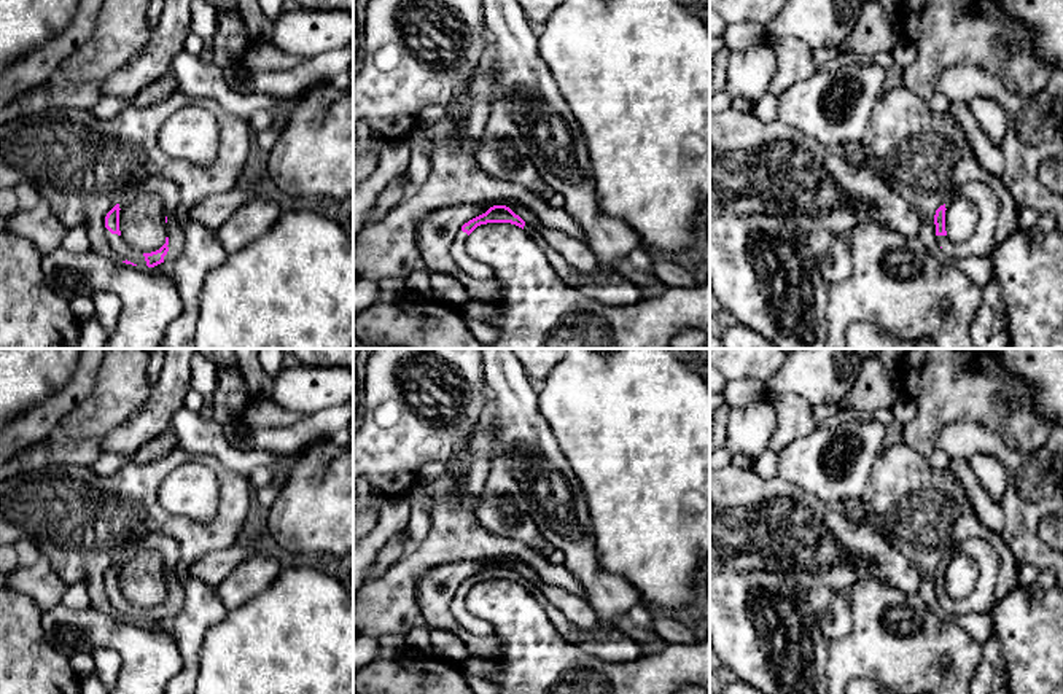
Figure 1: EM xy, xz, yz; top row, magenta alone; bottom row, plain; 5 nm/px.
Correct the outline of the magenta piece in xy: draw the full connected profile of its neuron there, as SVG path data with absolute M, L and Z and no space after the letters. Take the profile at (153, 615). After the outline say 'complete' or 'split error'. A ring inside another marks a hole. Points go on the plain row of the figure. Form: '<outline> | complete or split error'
M146 533L140 540L132 541L130 548L135 546L143 551L156 551L162 557L167 579L165 600L151 610L142 610L137 605L129 603L121 595L119 587L119 560L116 560L105 573L105 591L118 610L119 616L132 622L154 624L164 618L178 614L185 603L183 586L177 576L177 565L180 559L178 541L162 533Z | split error

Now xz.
M493 562L485 570L469 576L457 589L454 600L450 602L450 611L457 624L466 632L476 637L495 635L492 622L471 614L465 605L468 592L481 581L487 579L511 579L525 586L539 602L546 611L549 621L557 632L568 641L578 645L587 654L608 661L608 662L627 662L637 661L643 656L643 651L637 641L621 630L597 627L592 630L582 630L570 622L565 614L554 606L539 591L538 586L525 579L506 562Z | split error

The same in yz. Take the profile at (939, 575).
M971 536L958 544L950 543L948 551L963 552L974 559L979 567L979 576L968 597L953 598L947 594L945 587L945 560L936 567L936 592L939 602L942 603L944 614L947 618L969 613L993 614L996 606L995 589L998 581L999 557L991 541Z | split error

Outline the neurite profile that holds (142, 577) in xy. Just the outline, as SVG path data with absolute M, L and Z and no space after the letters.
M132 546L119 557L119 565L121 595L129 603L151 610L165 600L167 579L159 552Z

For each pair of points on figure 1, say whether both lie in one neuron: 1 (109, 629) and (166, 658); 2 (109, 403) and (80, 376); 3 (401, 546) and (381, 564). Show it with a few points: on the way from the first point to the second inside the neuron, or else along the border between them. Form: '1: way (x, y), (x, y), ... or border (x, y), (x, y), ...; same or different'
1: way (123, 635), (136, 642), (151, 658); same
2: border (101, 365), (94, 389), (67, 414); different
3: way (397, 548), (385, 559); same

